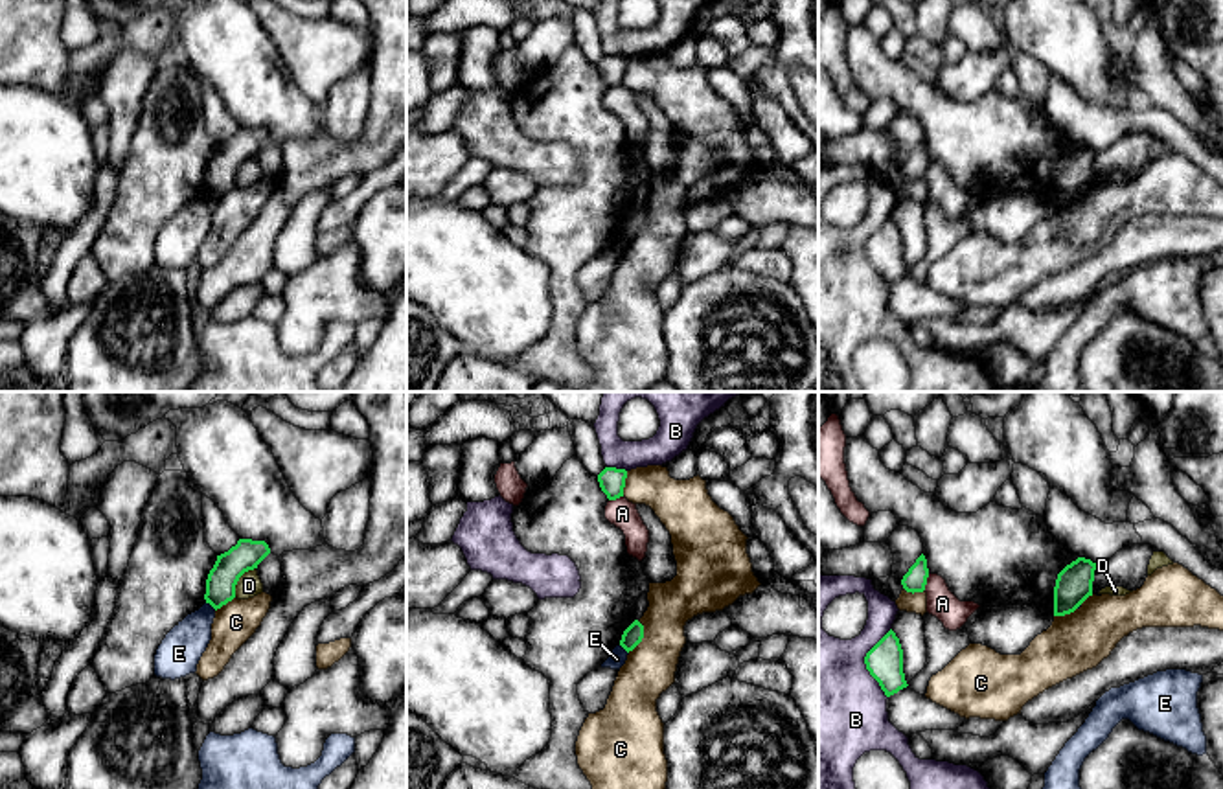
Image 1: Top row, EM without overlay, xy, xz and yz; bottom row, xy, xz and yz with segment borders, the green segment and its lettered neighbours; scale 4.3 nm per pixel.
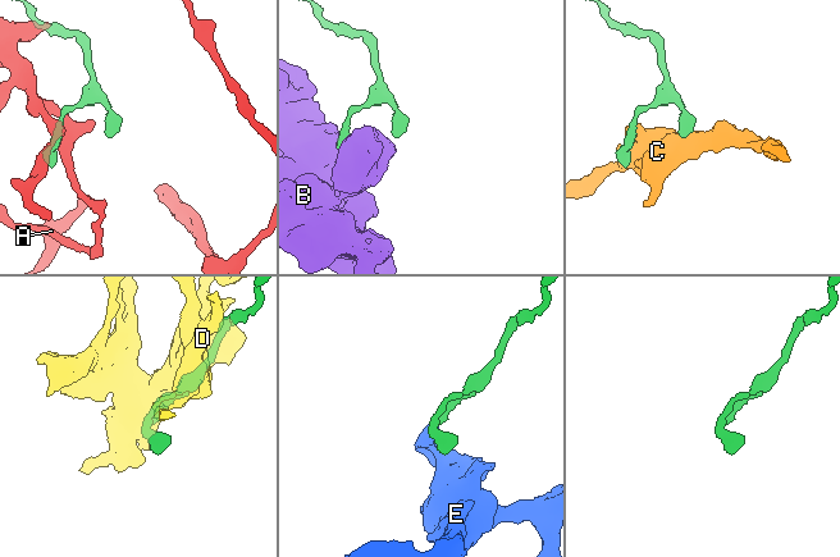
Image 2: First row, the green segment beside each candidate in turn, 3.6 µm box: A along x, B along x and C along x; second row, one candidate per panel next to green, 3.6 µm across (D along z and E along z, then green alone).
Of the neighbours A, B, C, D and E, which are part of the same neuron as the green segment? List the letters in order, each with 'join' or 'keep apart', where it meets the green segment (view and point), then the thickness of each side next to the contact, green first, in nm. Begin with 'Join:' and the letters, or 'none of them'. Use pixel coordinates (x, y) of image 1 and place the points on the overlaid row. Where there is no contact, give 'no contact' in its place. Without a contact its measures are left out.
Join: none of them
A: keep apart; contact yz (925, 582); calibres 100 and 130 nm
B: keep apart; contact yz (865, 663); calibres 160 and 480 nm
C: keep apart; contact xz (642, 637); calibres 90 and 220 nm
D: keep apart; contact xy (238, 580); calibres 140 and 110 nm
E: keep apart; contact xy (212, 606); calibres 130 and 180 nm

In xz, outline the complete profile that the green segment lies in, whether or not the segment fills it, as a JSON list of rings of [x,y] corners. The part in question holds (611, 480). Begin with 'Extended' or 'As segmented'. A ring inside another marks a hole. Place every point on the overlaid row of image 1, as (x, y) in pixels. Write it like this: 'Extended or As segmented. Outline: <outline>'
As segmented. Outline: [[[605,467],[598,475],[600,487],[609,500],[616,500],[623,497],[625,478],[627,478],[627,471],[616,467]]]

